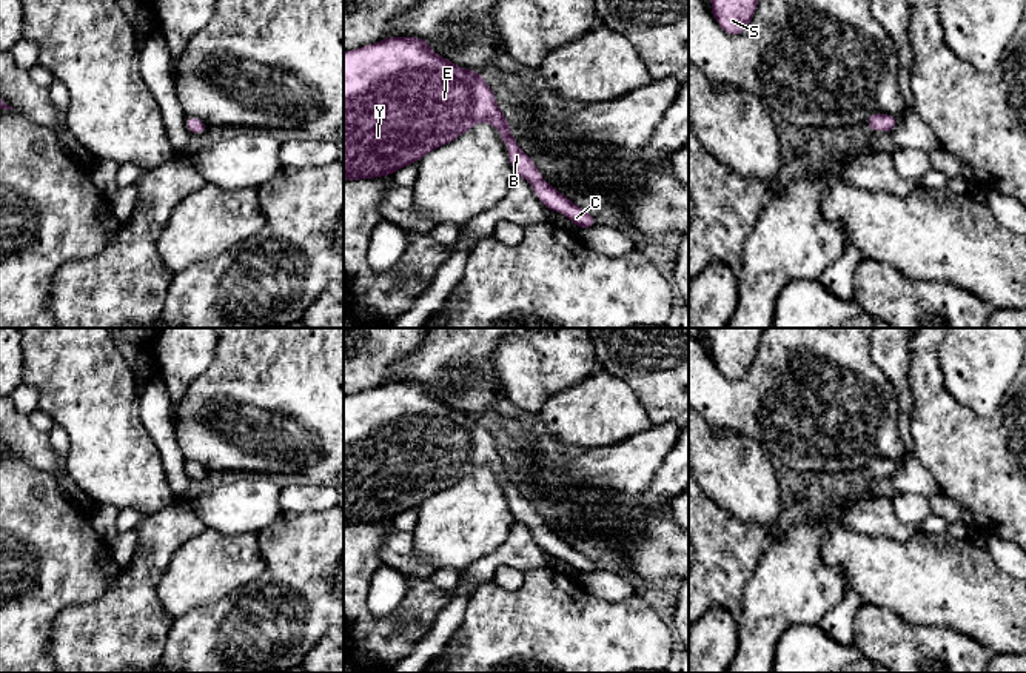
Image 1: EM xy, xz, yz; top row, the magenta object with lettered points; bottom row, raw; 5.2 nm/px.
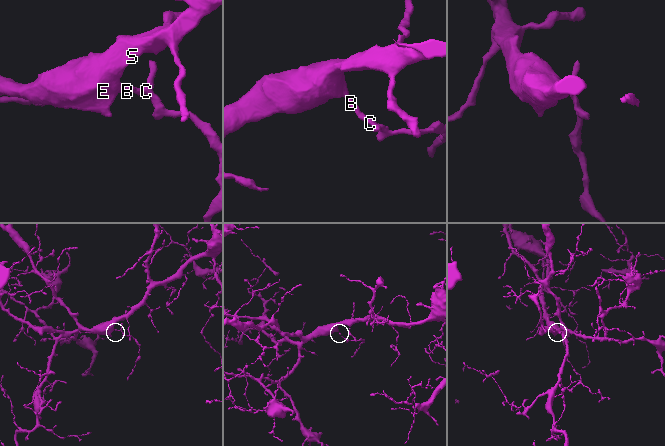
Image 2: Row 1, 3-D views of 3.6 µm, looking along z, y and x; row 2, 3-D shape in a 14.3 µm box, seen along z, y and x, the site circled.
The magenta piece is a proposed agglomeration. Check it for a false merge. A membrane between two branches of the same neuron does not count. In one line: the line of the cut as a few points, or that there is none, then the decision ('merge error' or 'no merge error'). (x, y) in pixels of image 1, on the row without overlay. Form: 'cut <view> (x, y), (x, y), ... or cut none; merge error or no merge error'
cut none; no merge error

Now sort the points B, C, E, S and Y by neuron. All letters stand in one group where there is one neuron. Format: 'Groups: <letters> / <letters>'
Groups: B C E S Y

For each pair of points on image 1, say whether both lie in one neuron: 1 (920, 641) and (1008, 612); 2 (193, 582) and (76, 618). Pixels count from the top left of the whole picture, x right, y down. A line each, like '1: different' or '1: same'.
1: different
2: different

